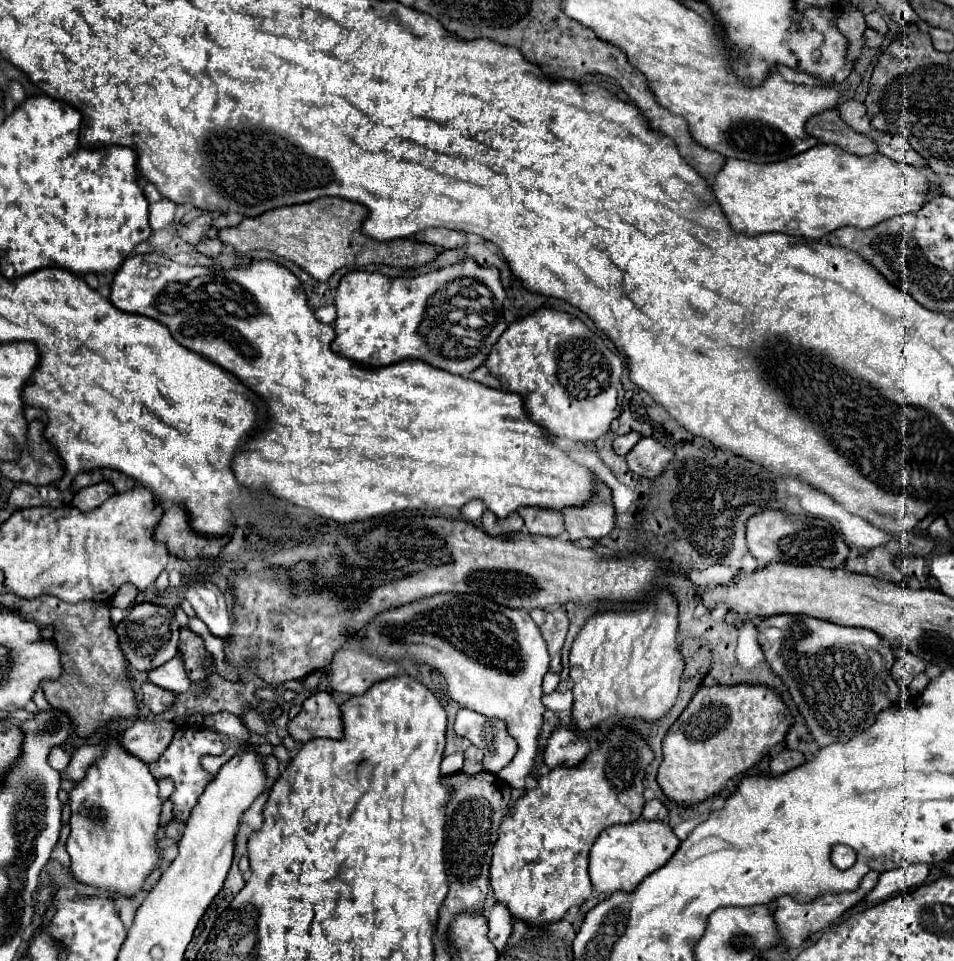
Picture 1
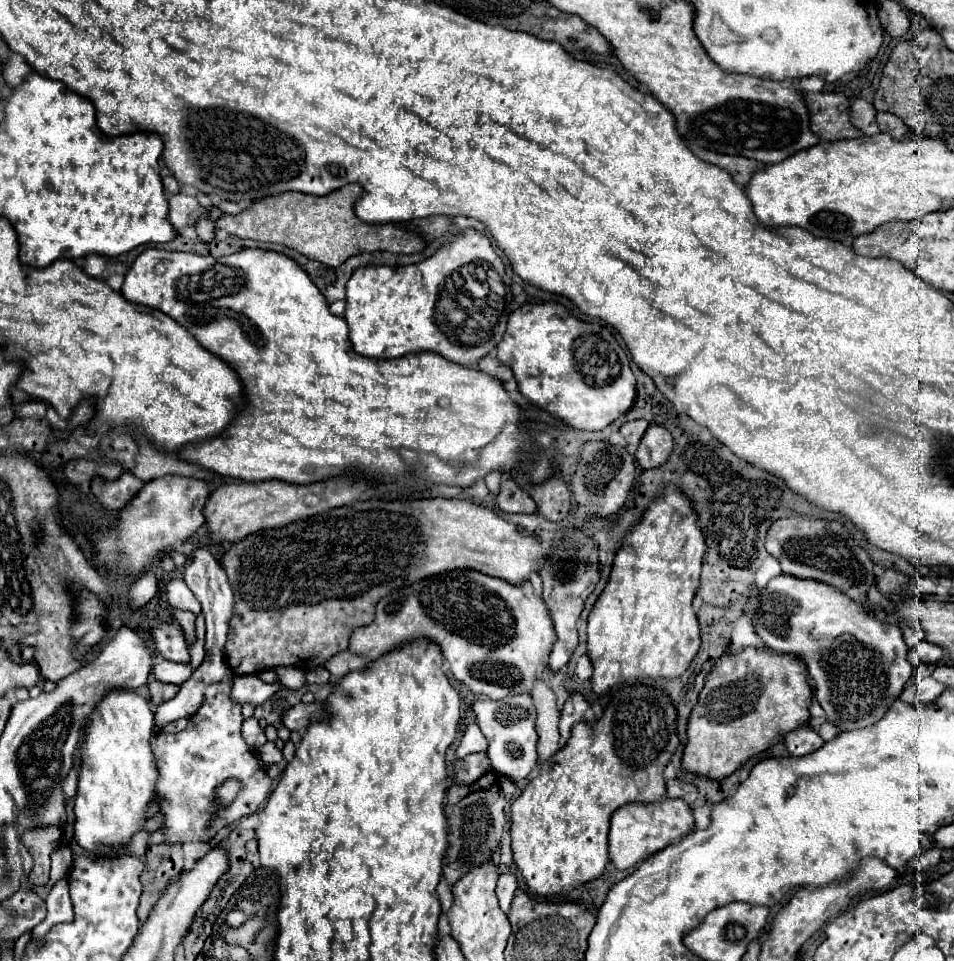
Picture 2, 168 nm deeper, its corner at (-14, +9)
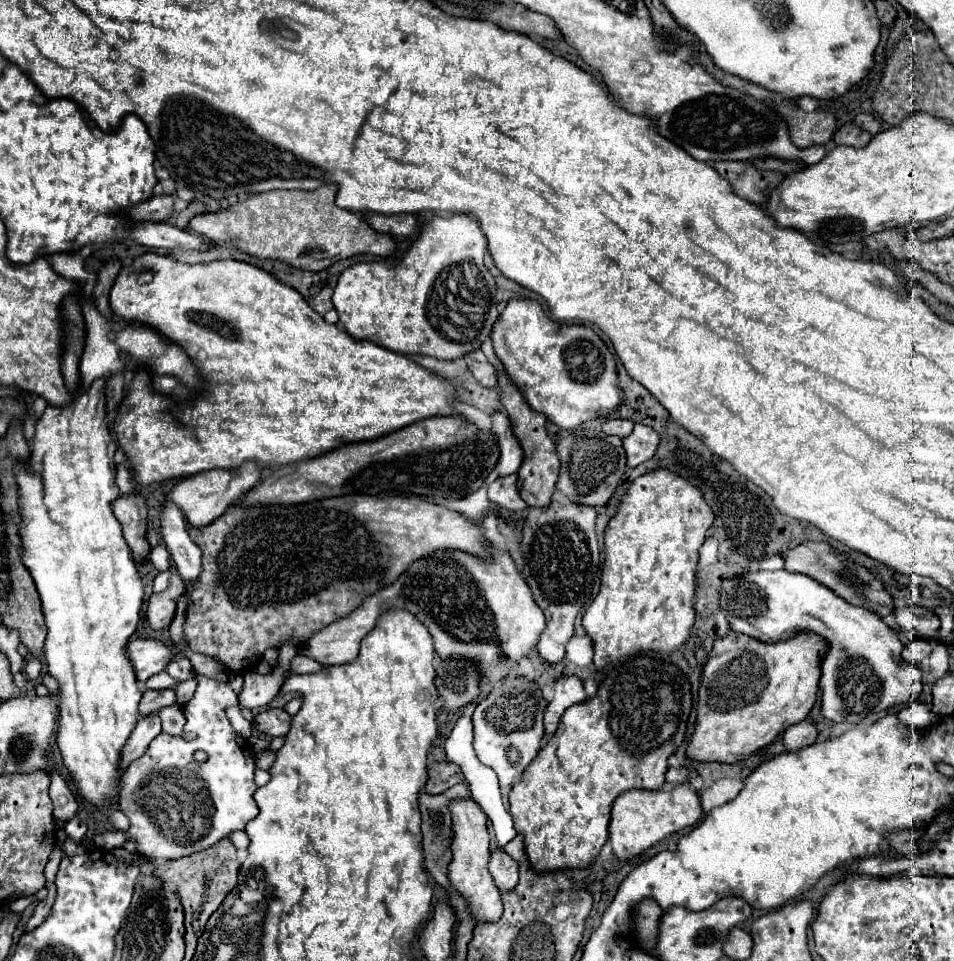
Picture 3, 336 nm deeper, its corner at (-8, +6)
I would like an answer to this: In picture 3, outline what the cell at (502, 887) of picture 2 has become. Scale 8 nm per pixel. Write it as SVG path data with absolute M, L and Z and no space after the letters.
M501 849L491 853L489 873L491 873L491 877L493 877L493 881L495 881L495 885L497 885L497 889L501 893L511 891L519 881L519 865L517 865L517 861L513 861L513 857L509 857Z

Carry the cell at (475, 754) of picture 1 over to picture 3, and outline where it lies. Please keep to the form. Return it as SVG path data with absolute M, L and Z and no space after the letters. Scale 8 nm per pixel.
M451 761L433 763L429 765L429 781L425 785L425 791L431 795L439 795L439 793L445 793L449 787L461 783L463 779L465 777L461 769L457 769L457 765L453 765Z

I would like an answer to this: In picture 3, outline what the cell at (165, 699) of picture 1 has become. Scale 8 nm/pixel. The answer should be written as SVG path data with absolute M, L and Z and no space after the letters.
M173 689L143 691L143 699L139 703L139 713L151 715L151 713L157 713L159 709L163 709L167 705L175 705L175 691Z

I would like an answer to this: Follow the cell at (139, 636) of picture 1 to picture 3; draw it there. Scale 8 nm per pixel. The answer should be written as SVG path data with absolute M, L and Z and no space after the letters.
M179 653L171 657L171 661L169 661L169 665L165 667L165 671L167 671L171 677L175 677L177 681L185 681L185 679L193 679L193 677L195 677L195 671L193 671L189 659L187 659L185 655L179 655Z

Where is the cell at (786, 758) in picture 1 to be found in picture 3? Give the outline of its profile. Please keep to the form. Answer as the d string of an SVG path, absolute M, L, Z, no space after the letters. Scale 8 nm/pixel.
M801 721L783 733L783 745L787 751L799 751L803 747L809 747L815 743L815 739L817 739L817 729L809 721Z

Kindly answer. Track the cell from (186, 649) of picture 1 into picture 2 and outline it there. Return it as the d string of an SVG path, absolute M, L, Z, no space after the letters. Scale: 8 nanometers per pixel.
M169 608L171 618L183 628L187 642L195 642L195 614L187 612L187 610L179 610L179 608Z

